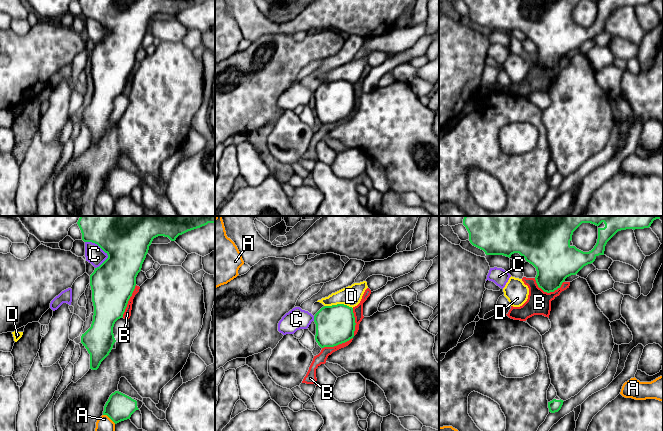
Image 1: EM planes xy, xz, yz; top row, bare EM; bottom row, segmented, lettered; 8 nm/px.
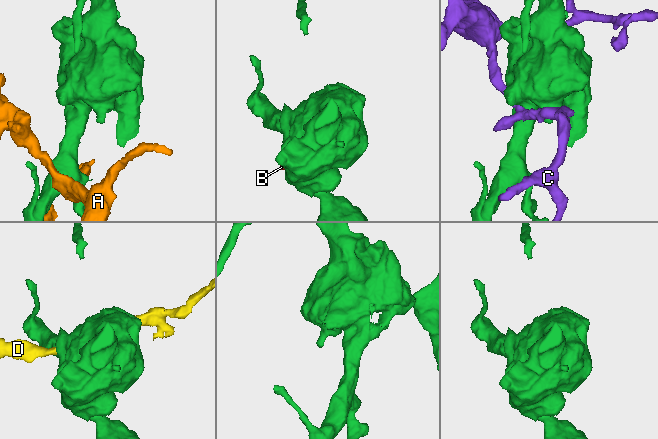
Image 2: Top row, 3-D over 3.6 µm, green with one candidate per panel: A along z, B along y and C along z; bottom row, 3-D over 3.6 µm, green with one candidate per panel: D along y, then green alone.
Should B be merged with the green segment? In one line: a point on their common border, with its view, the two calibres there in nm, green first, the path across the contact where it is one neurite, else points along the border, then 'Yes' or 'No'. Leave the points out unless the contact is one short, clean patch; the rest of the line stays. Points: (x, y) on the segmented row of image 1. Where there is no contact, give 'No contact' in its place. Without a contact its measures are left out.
Touches green at yz (548, 292). Thickness 320 nm (green) against 190 nm. Boundary: yz (534, 278), (537, 285), (547, 292), (553, 292), (564, 281). No

